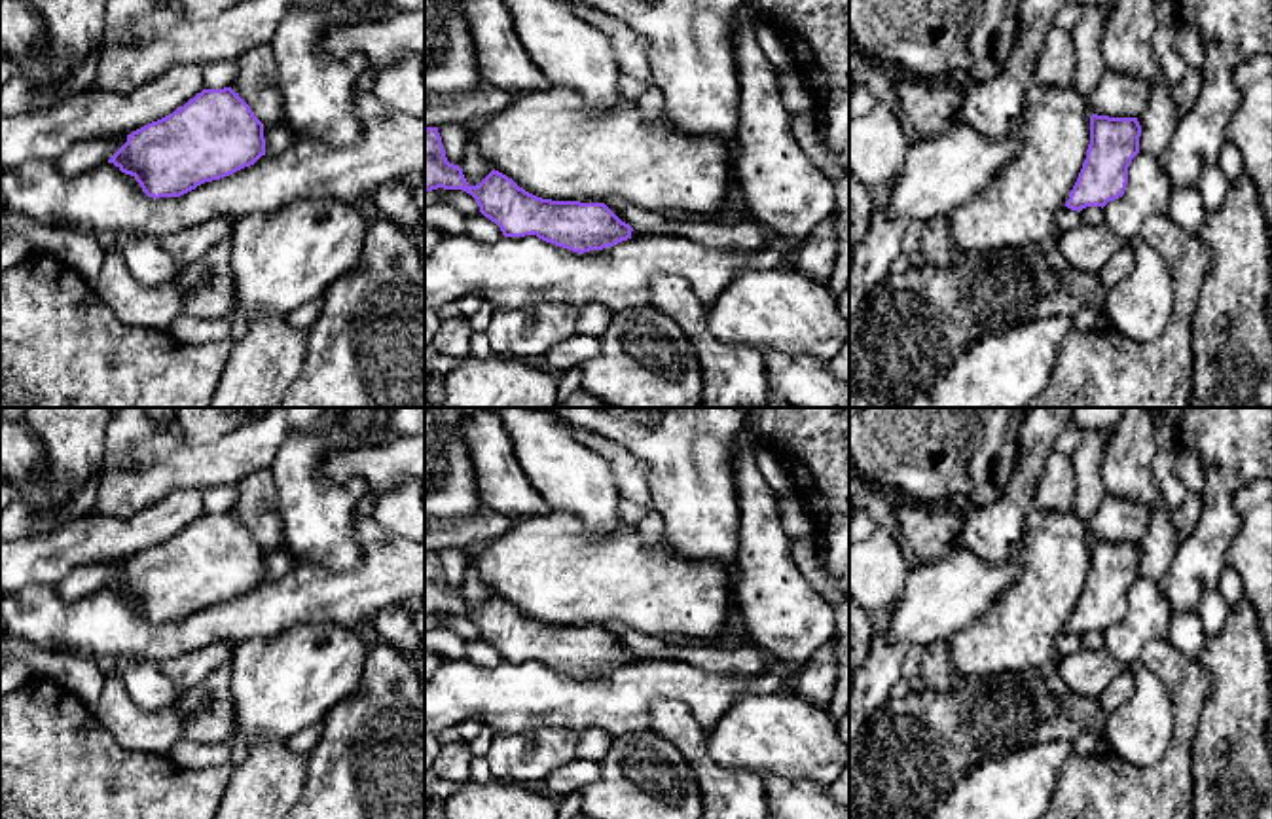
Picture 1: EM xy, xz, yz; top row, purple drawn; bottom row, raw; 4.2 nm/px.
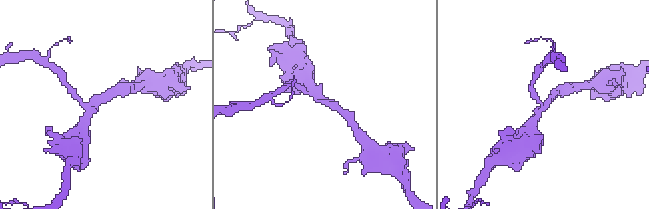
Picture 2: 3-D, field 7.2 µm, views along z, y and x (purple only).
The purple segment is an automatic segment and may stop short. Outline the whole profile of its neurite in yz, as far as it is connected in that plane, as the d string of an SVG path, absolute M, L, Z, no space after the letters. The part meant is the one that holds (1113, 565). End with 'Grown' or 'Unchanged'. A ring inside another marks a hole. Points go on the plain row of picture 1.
M1090 540L1090 569L1079 603L1065 628L1081 637L1105 631L1124 620L1128 592L1139 578L1141 550L1137 542Z. Unchanged

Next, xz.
M427 552L425 616L438 612L470 618L480 637L495 646L504 662L536 660L578 679L614 671L631 664L633 656L605 628L542 624L495 593L470 610L463 593L447 586L438 552Z. Unchanged

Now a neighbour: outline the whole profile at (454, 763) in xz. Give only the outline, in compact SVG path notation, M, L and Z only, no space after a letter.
M468 741L447 743L428 768L440 781L466 783L470 781L470 764L474 755Z

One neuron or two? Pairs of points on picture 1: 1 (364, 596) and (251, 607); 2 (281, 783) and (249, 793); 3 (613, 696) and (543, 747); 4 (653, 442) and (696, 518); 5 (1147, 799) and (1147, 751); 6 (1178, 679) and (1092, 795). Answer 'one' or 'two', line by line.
1: one
2: one
3: two
4: one
5: two
6: one

